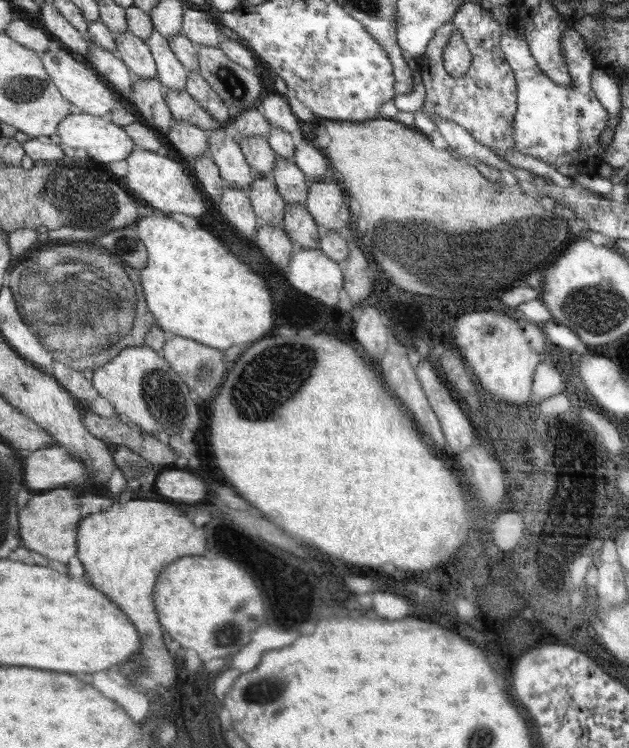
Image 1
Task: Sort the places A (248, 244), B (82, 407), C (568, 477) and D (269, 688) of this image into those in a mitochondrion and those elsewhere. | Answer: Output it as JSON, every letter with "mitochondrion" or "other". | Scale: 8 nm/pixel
{"A":"other","B":"other","C":"other","D":"mitochondrion"}

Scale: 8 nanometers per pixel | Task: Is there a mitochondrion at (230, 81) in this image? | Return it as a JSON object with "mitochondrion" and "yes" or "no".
{"mitochondrion":"yes"}

